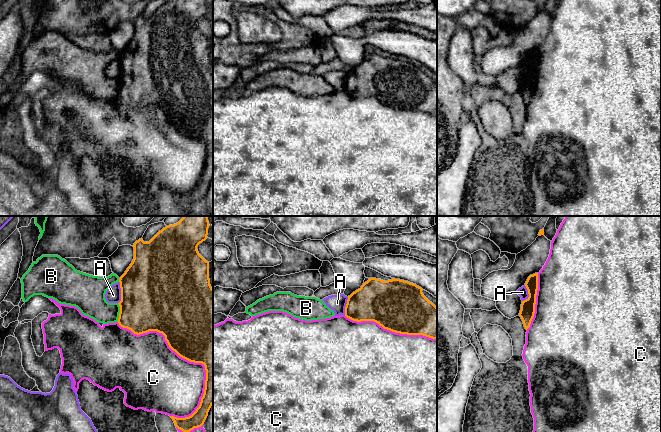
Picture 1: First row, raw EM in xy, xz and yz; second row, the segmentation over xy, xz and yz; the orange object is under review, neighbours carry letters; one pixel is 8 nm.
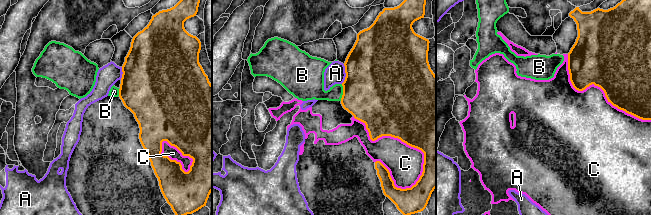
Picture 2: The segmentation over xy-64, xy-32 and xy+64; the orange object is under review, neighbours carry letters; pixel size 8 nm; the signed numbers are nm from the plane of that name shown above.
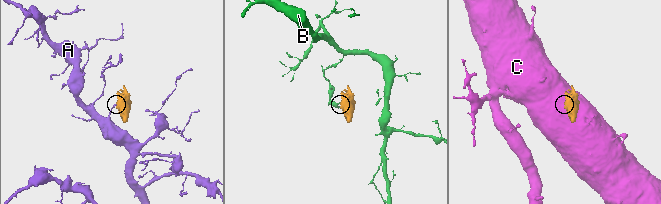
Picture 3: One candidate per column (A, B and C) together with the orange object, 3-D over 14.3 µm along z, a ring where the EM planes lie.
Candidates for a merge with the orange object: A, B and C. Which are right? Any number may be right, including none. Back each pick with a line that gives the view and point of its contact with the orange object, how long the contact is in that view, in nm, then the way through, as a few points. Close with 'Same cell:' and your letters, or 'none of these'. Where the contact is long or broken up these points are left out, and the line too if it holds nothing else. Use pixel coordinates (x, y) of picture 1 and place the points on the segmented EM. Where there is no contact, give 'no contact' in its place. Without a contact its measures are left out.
Same cell: none of these

